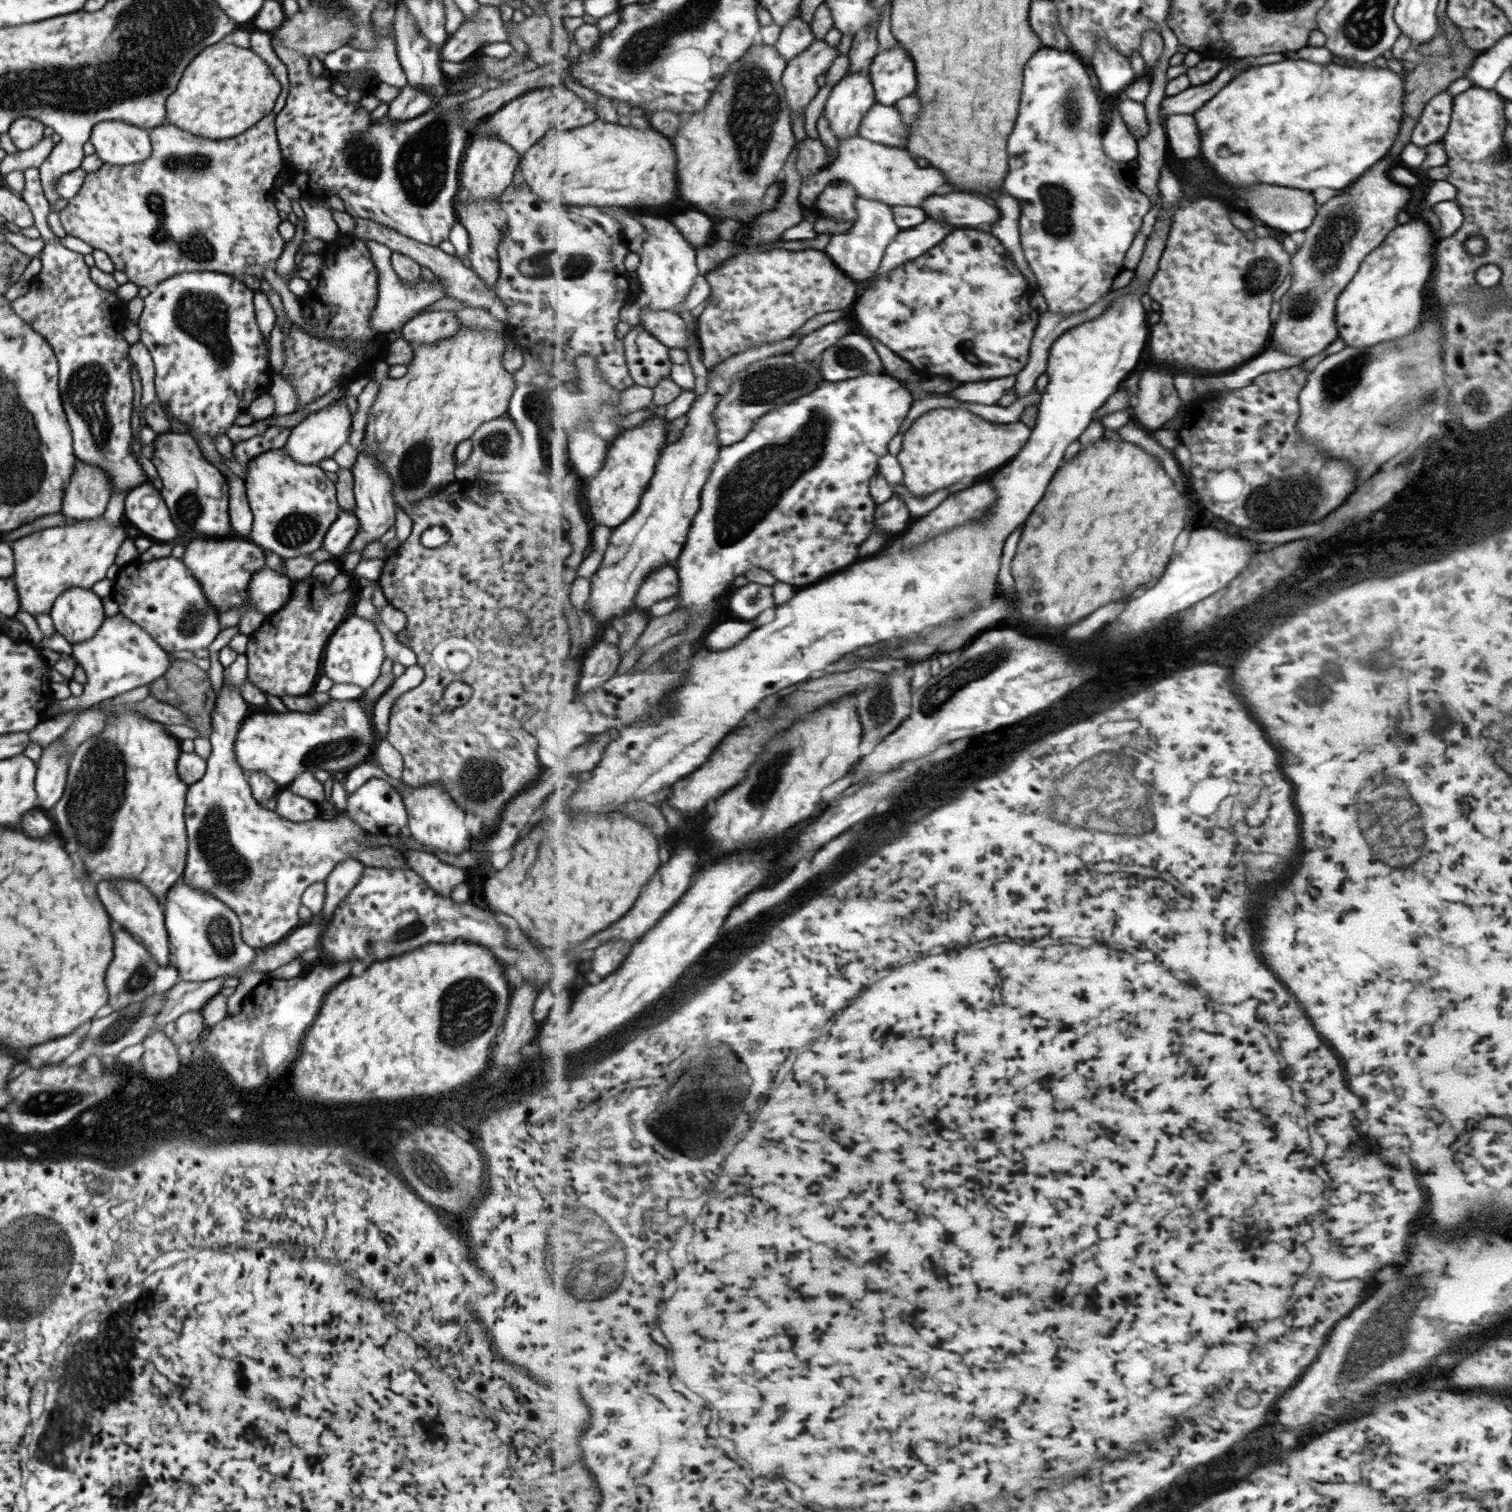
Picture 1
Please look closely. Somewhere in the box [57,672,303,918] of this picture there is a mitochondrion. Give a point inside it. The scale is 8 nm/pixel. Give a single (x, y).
(101, 786)

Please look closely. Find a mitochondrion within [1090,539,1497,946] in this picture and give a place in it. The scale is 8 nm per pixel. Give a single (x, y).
(1404, 829)

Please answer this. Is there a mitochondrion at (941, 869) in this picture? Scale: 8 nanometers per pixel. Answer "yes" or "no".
yes

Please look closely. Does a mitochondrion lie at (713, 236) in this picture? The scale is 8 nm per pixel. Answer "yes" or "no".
no

